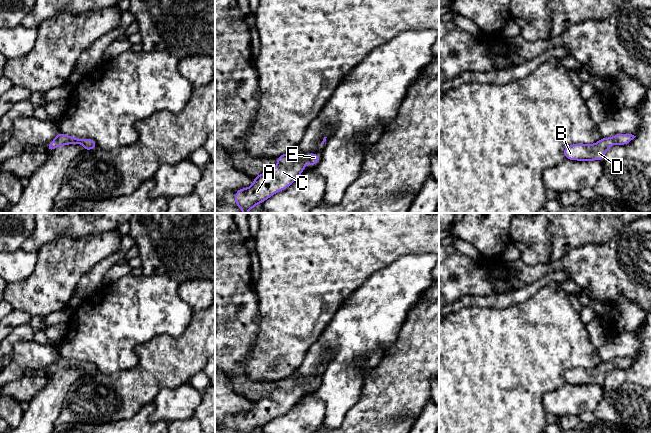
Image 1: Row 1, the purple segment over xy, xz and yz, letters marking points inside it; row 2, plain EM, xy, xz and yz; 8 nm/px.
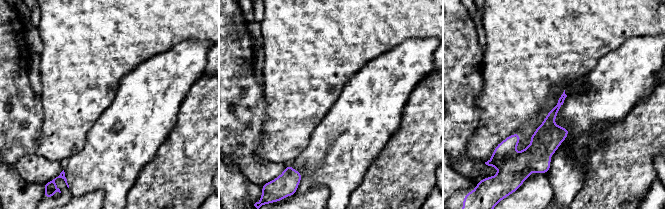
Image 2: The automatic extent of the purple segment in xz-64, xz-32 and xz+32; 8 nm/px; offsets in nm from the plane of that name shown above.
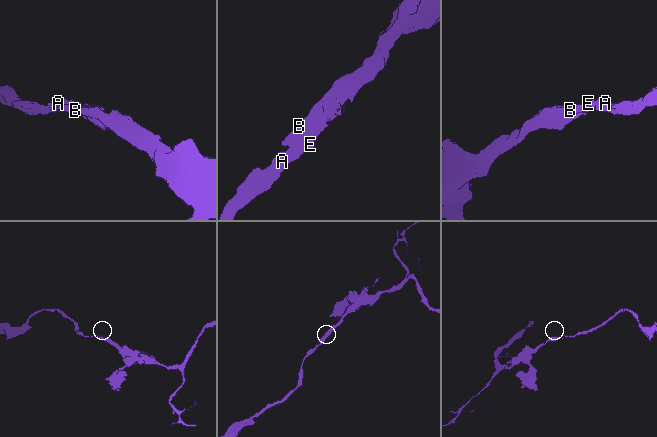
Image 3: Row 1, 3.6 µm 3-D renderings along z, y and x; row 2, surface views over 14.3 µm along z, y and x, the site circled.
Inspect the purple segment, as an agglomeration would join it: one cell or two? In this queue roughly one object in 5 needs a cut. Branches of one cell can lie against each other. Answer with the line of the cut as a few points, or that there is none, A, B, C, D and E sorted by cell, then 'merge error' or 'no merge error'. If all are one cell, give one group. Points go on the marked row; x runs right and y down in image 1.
cut none; groups A B C D E; no merge error

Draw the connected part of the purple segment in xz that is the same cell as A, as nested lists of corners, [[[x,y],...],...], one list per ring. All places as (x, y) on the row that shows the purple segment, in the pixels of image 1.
[[[295,149],[287,154],[275,157],[279,162],[266,173],[253,178],[253,185],[235,192],[235,205],[248,213],[257,204],[288,188],[305,170],[305,164],[316,165],[320,161],[317,153],[297,155]]]

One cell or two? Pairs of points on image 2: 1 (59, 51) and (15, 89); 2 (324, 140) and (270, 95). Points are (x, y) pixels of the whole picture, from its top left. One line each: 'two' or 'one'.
1: two
2: two

